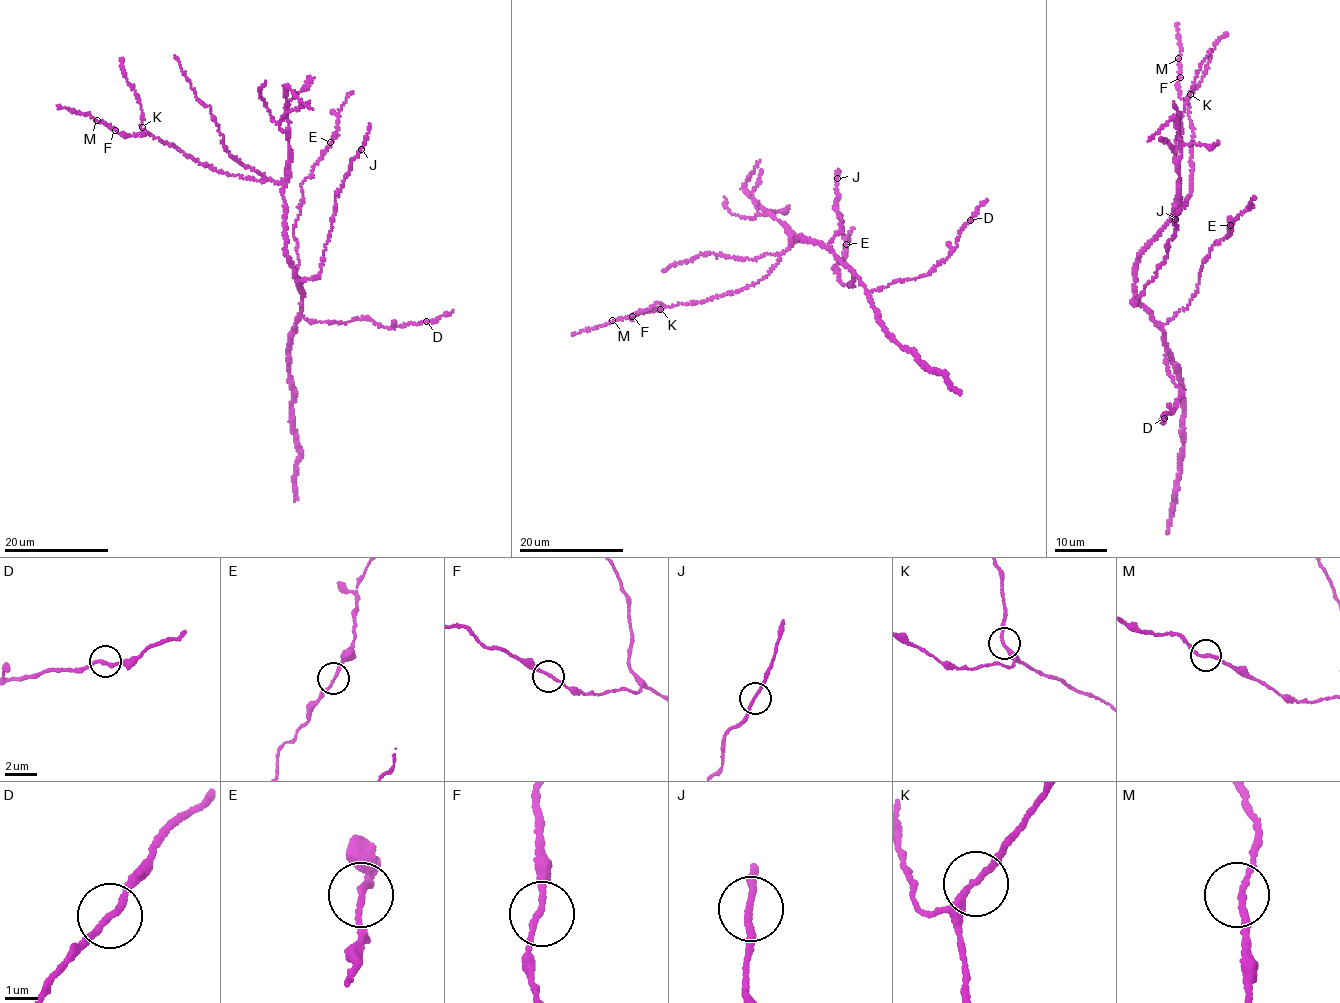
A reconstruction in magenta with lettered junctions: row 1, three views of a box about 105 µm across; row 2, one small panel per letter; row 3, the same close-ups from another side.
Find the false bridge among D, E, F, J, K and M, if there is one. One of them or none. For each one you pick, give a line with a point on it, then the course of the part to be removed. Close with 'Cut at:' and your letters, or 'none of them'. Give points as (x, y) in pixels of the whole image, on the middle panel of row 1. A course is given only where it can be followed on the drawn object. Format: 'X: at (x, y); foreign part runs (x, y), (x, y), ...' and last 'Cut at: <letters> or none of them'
Cut at: none of them

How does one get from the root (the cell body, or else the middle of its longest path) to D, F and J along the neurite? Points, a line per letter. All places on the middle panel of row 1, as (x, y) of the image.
D: (803, 241), (828, 249), (853, 271), (869, 292), (930, 274), (954, 250), (960, 232), (970, 220)
F: (803, 241), (798, 236), (792, 240), (766, 277), (754, 284), (699, 303), (671, 307), (656, 304), (632, 316)
J: (803, 241), (822, 247), (842, 231), (839, 223), (843, 220), (834, 208), (839, 195), (835, 191), (837, 178)

